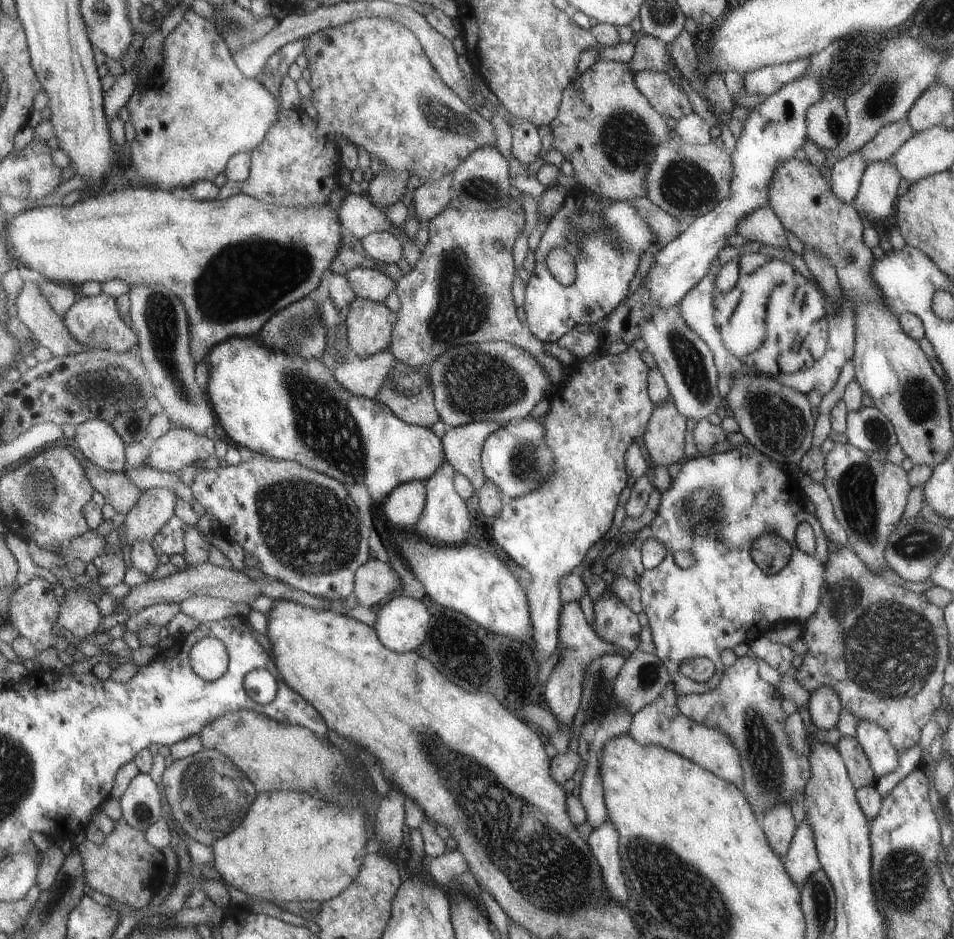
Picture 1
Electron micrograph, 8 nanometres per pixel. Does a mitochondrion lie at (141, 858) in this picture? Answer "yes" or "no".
no

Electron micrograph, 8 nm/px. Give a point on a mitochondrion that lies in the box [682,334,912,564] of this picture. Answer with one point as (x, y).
(780, 425)

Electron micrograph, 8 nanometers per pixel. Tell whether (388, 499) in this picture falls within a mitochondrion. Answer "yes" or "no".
no

